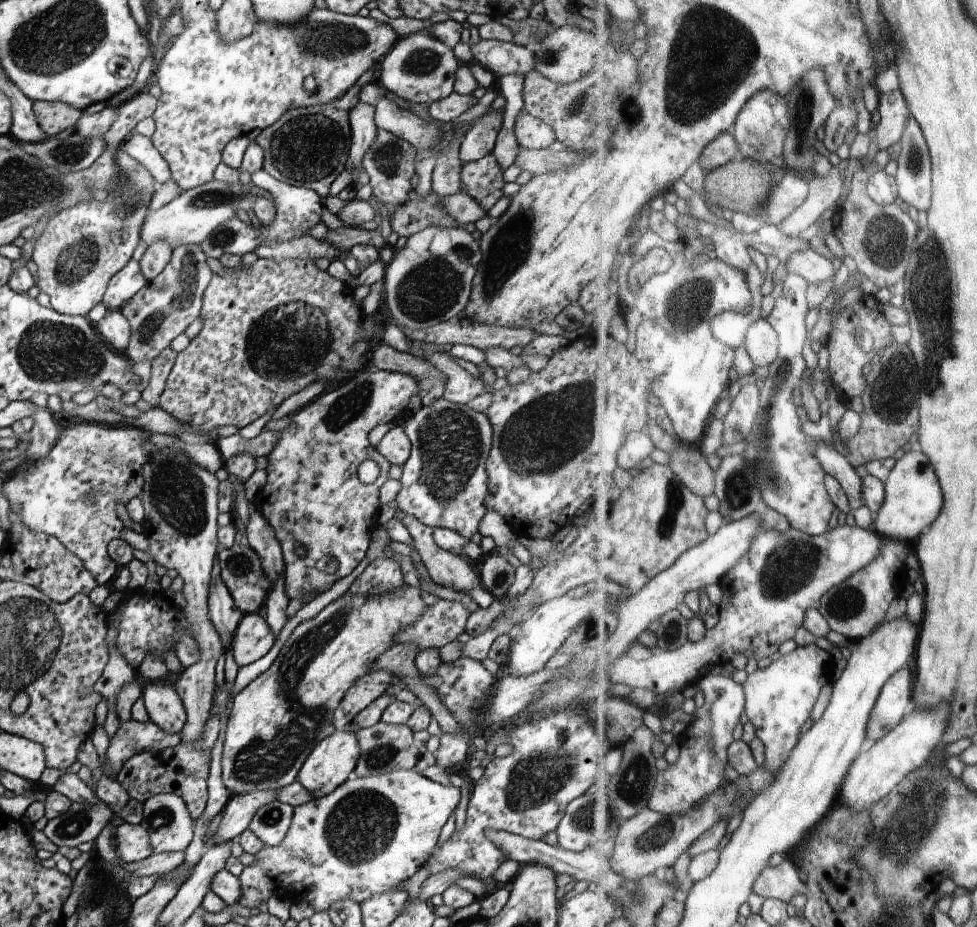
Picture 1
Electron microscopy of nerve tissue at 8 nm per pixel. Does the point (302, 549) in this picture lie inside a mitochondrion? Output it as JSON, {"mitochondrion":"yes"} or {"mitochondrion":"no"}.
{"mitochondrion":"no"}

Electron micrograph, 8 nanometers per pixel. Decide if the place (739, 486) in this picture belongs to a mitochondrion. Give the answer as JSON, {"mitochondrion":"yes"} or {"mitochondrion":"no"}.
{"mitochondrion":"yes"}

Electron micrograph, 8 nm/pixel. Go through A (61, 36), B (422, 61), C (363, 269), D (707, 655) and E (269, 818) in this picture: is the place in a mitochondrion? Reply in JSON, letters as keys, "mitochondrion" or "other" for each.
{"A":"mitochondrion","B":"mitochondrion","C":"other","D":"other","E":"mitochondrion"}

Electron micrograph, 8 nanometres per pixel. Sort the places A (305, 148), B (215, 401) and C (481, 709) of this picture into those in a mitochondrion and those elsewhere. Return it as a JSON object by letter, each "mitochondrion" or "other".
{"A":"mitochondrion","B":"other","C":"other"}

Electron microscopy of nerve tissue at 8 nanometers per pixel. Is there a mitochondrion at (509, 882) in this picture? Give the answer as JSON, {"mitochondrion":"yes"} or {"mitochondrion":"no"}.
{"mitochondrion":"no"}

